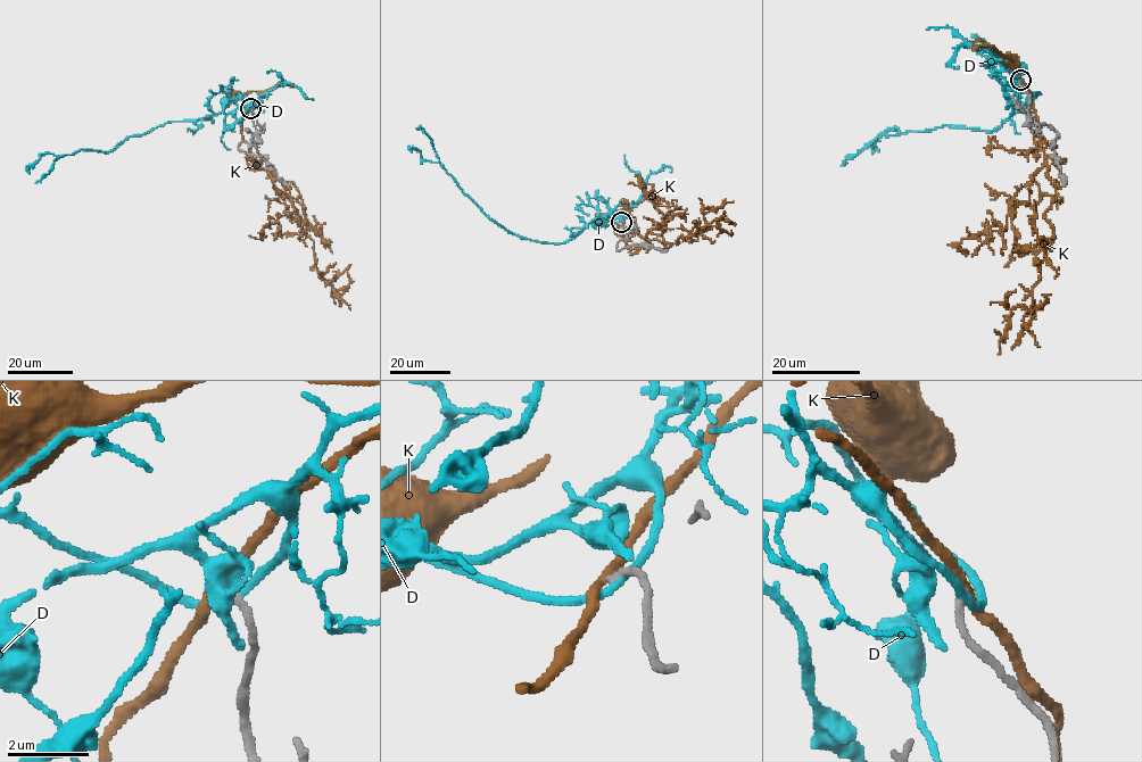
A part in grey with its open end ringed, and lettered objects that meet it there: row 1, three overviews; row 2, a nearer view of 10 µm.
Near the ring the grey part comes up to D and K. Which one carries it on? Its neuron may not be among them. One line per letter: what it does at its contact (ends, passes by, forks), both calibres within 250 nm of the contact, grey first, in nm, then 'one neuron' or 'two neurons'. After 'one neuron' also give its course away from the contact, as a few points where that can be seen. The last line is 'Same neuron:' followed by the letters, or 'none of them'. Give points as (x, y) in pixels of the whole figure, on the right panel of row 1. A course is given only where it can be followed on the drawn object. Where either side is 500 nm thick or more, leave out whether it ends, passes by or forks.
D: it passes by; 200 nm thick on the grey side, 180 nm on the other; two neurons
K: it passes by; 190 nm thick on the grey side, 200 nm on the other; two neurons
Same neuron: none of them

